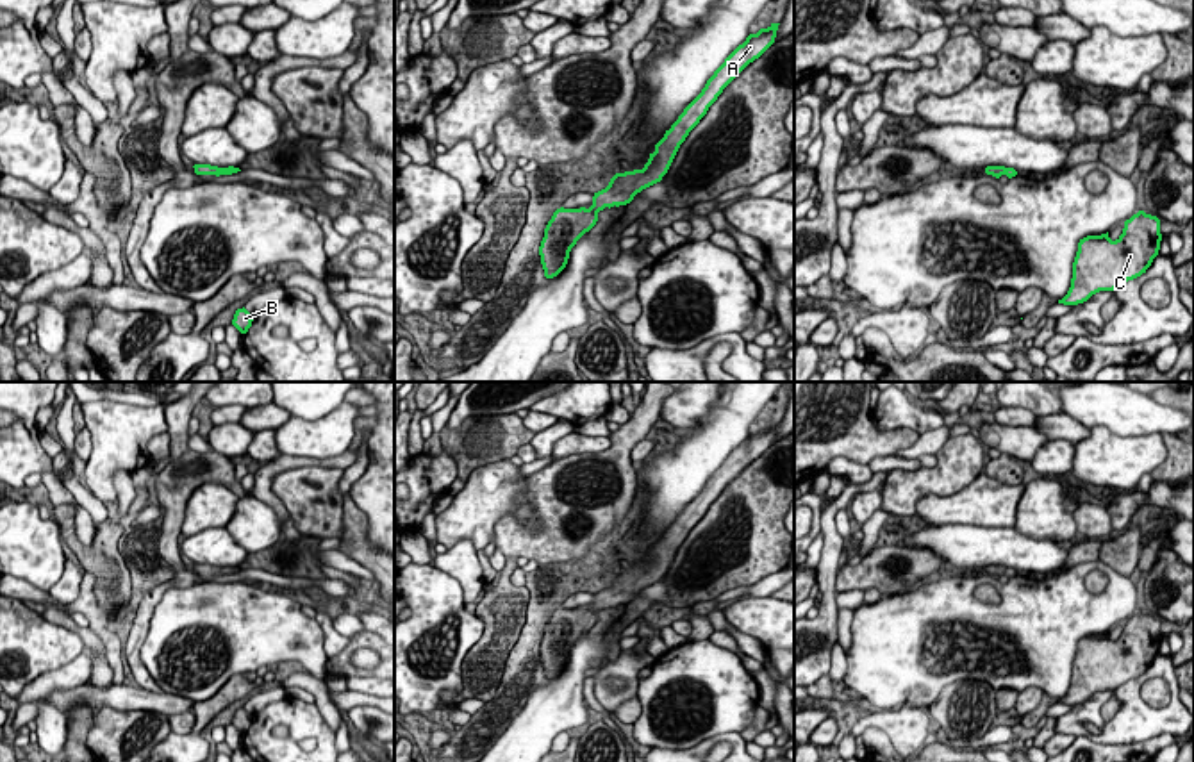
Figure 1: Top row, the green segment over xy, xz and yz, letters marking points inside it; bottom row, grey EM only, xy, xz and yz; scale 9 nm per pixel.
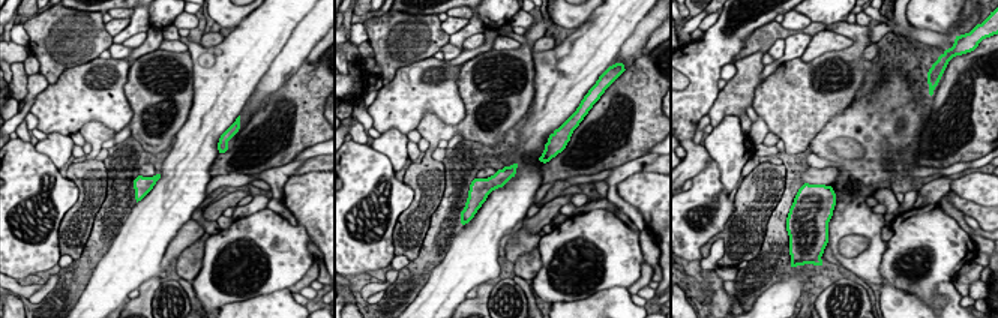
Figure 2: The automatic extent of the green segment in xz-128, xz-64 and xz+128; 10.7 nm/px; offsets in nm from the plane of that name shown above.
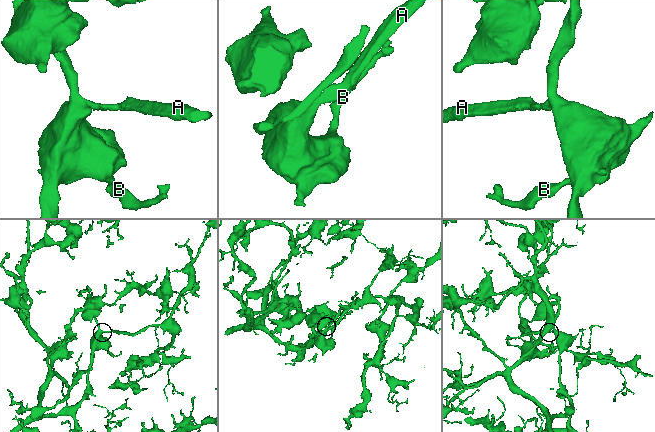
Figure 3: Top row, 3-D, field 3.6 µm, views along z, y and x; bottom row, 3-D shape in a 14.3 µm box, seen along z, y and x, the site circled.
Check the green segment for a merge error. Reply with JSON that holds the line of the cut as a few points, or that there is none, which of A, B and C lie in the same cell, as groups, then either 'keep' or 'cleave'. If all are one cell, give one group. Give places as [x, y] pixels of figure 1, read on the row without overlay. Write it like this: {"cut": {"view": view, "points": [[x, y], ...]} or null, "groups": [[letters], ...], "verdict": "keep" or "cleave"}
{"cut": null, "groups": [["A", "B", "C"]], "verdict": "keep"}

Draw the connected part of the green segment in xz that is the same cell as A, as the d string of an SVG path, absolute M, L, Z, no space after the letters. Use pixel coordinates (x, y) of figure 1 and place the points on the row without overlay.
M771 423L767 428L750 434L746 441L725 459L707 480L701 493L684 509L678 519L655 544L655 551L650 553L643 569L616 573L605 589L594 592L589 609L560 607L553 612L539 646L546 678L557 676L566 667L571 648L596 625L600 610L614 605L626 605L637 592L662 580L680 544L707 514L709 507L717 500L723 489L775 443L778 425L780 423Z

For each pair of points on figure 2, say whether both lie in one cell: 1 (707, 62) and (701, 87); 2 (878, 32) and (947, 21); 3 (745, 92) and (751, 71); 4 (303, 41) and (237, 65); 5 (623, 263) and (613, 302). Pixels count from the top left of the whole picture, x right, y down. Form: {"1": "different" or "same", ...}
{"1": "same", "2": "different", "3": "same", "4": "different", "5": "different"}

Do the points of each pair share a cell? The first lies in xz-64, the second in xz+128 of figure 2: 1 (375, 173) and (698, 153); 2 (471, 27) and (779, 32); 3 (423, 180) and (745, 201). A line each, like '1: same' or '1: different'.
1: different
2: different
3: same

